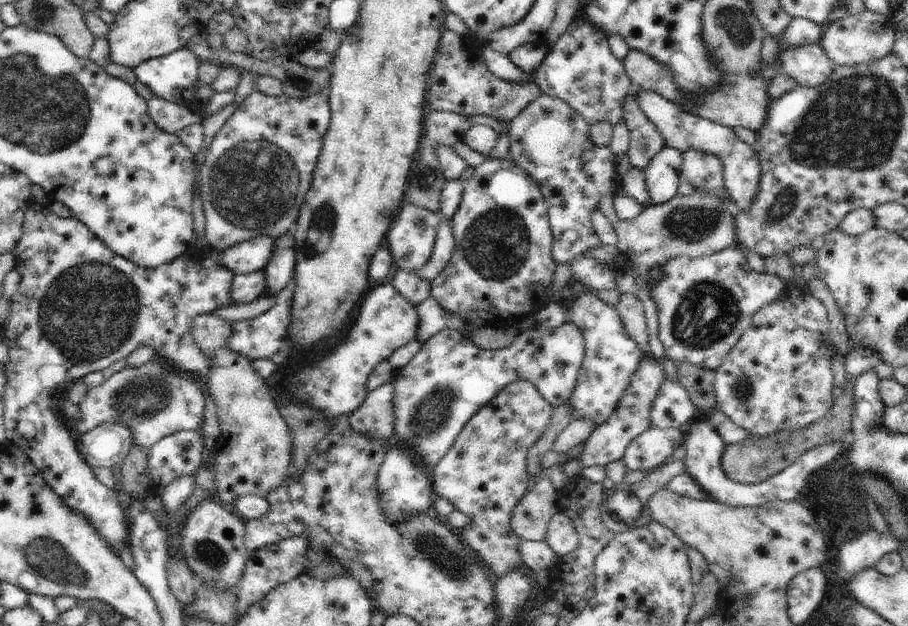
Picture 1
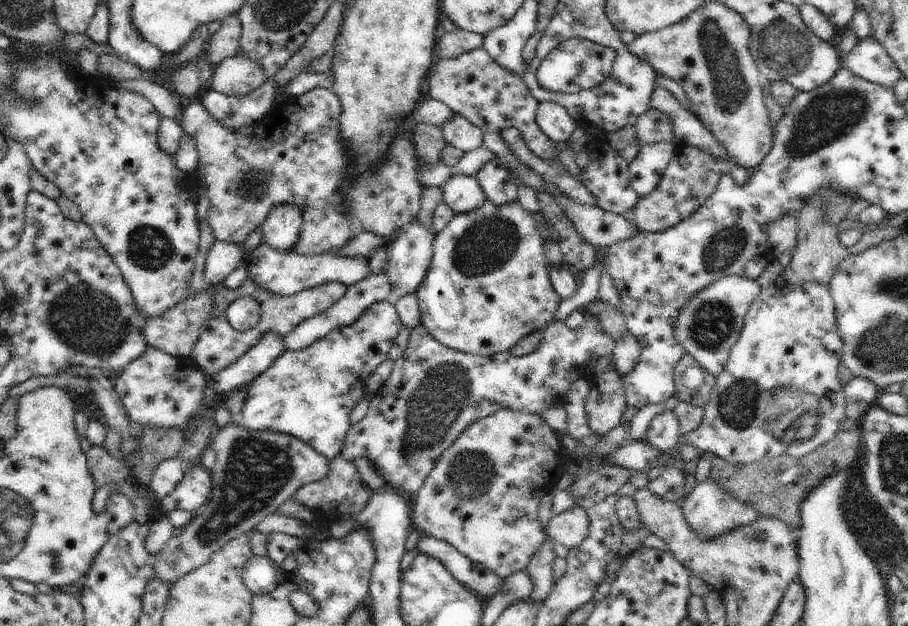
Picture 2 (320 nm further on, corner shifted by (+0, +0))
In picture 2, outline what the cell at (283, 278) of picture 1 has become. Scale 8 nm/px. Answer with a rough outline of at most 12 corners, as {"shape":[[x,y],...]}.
{"shape":[[276,204],[263,224],[262,242],[282,253],[296,246],[303,210]]}

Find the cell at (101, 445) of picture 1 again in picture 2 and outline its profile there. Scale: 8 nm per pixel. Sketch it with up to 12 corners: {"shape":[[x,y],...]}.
{"shape":[[153,347],[111,382],[127,418],[179,428],[203,413],[206,378]]}

